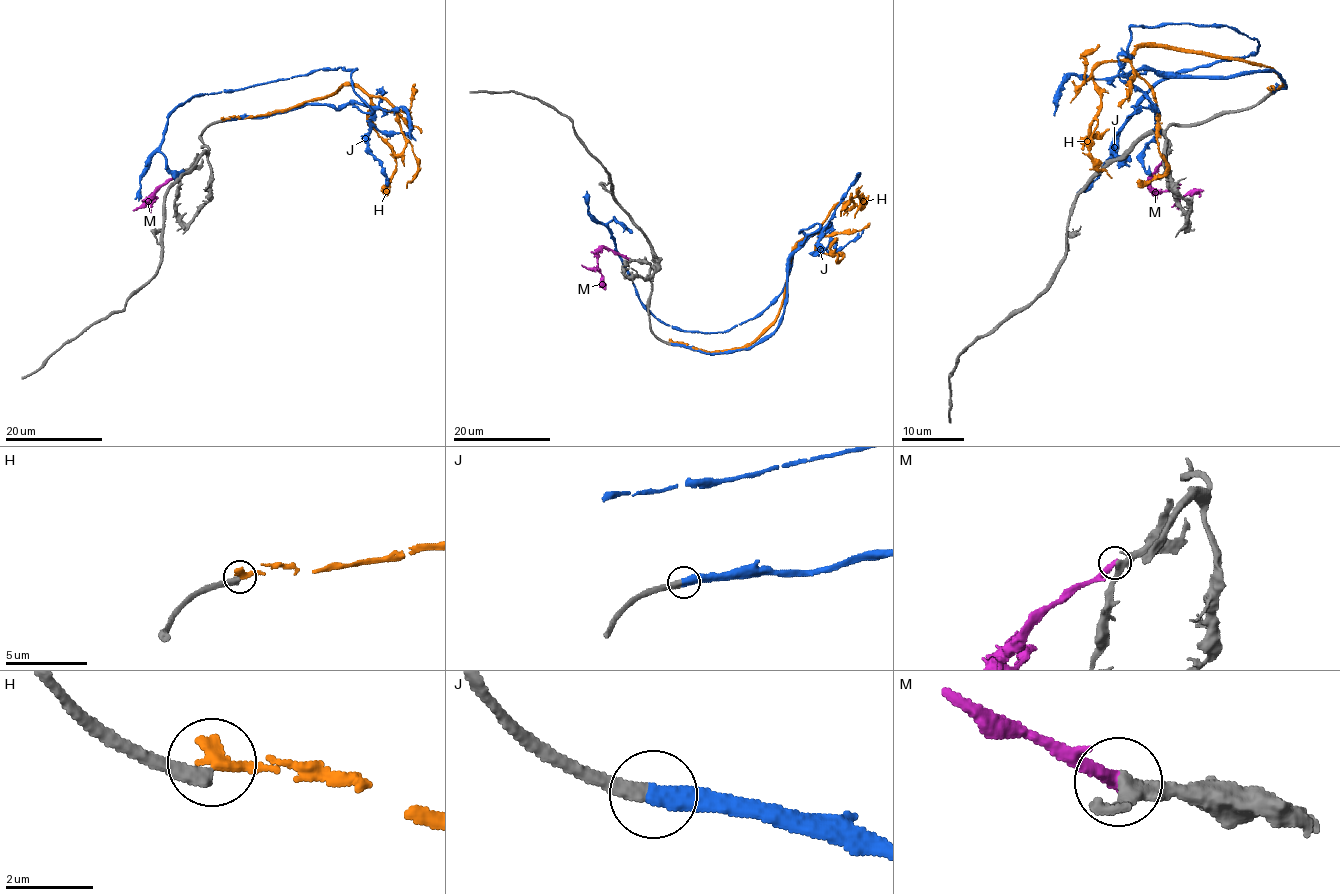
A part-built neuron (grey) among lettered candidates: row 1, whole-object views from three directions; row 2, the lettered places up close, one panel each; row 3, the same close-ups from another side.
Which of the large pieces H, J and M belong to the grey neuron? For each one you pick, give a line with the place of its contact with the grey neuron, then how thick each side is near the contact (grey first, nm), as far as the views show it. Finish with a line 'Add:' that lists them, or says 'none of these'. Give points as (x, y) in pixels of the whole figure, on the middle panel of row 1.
J: (671, 344) | 360/480 nm
Add: J

